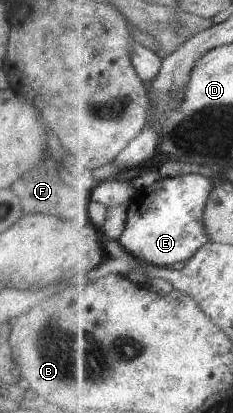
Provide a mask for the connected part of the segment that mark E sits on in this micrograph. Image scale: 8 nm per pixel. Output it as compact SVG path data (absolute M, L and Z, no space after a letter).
M190 173L160 178L151 186L138 191L128 205L126 230L119 243L136 259L154 266L168 268L179 262L187 263L212 241L206 230L205 212L215 185L216 179Z

